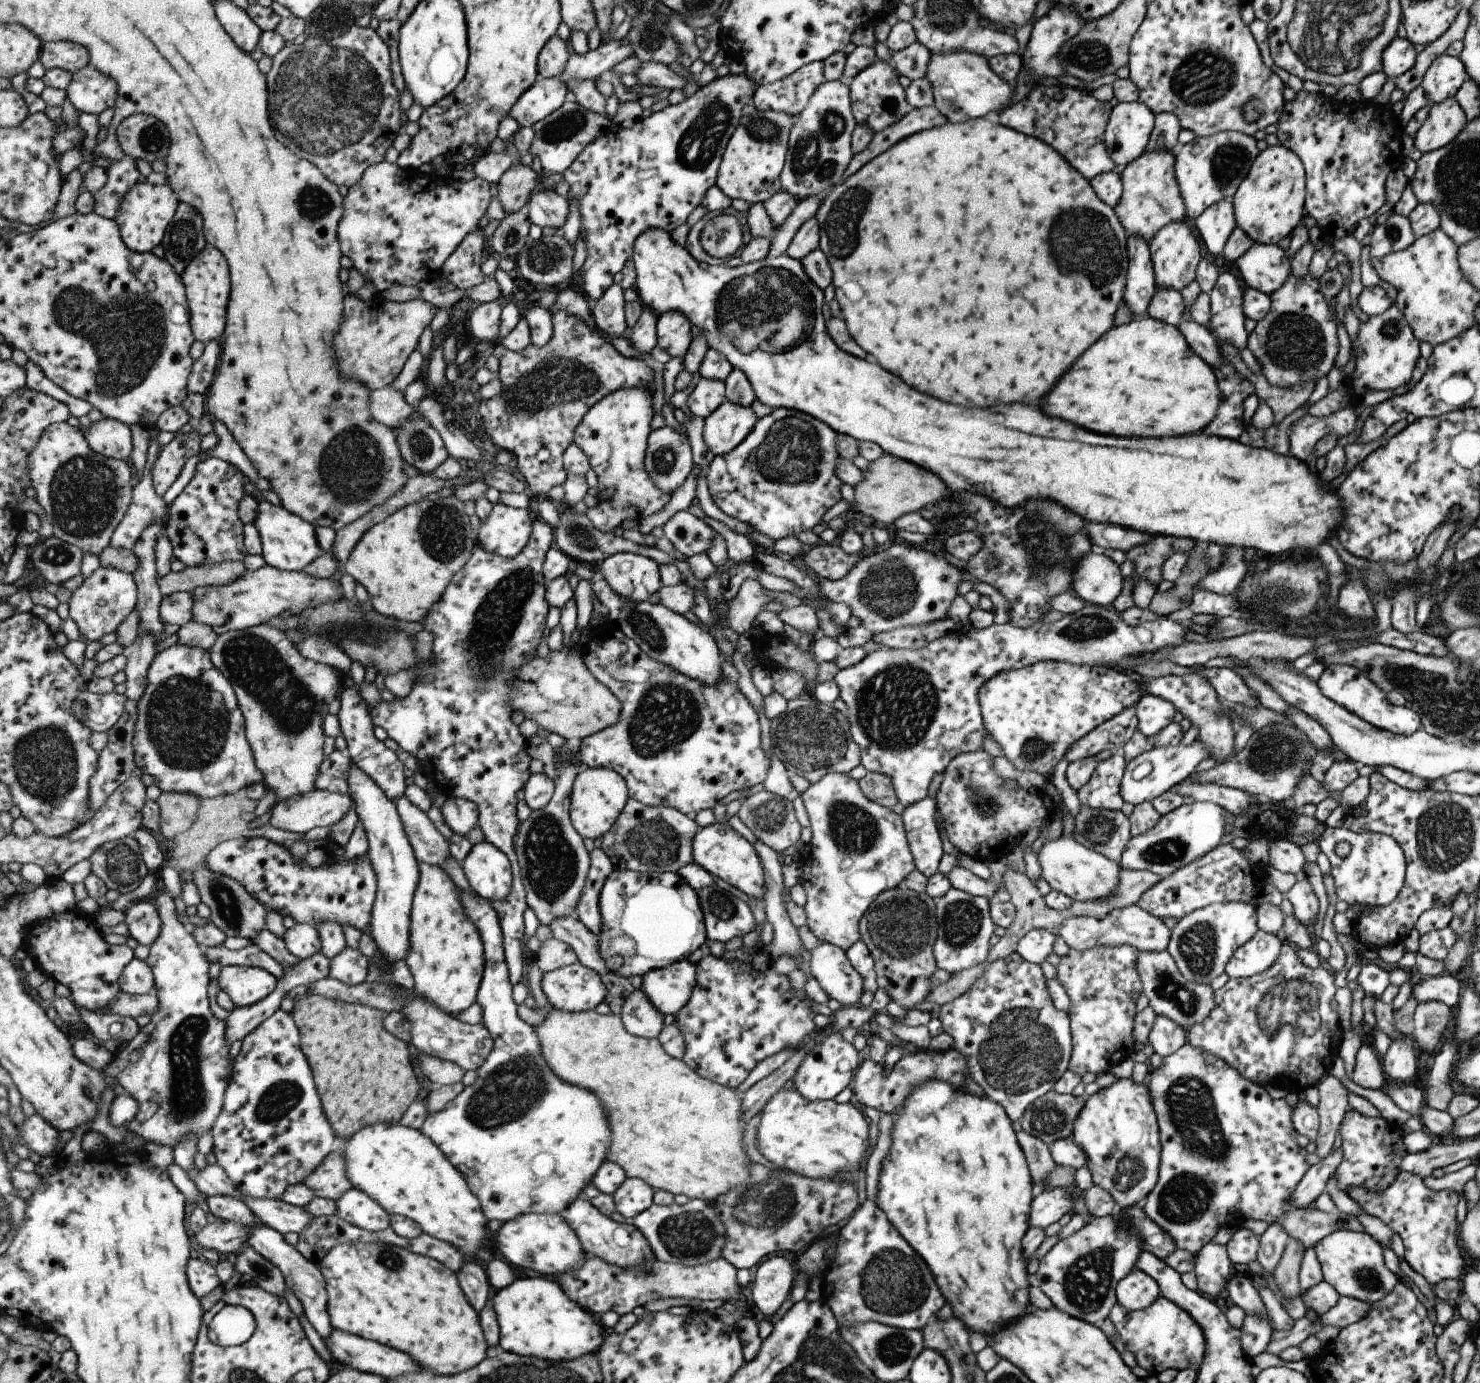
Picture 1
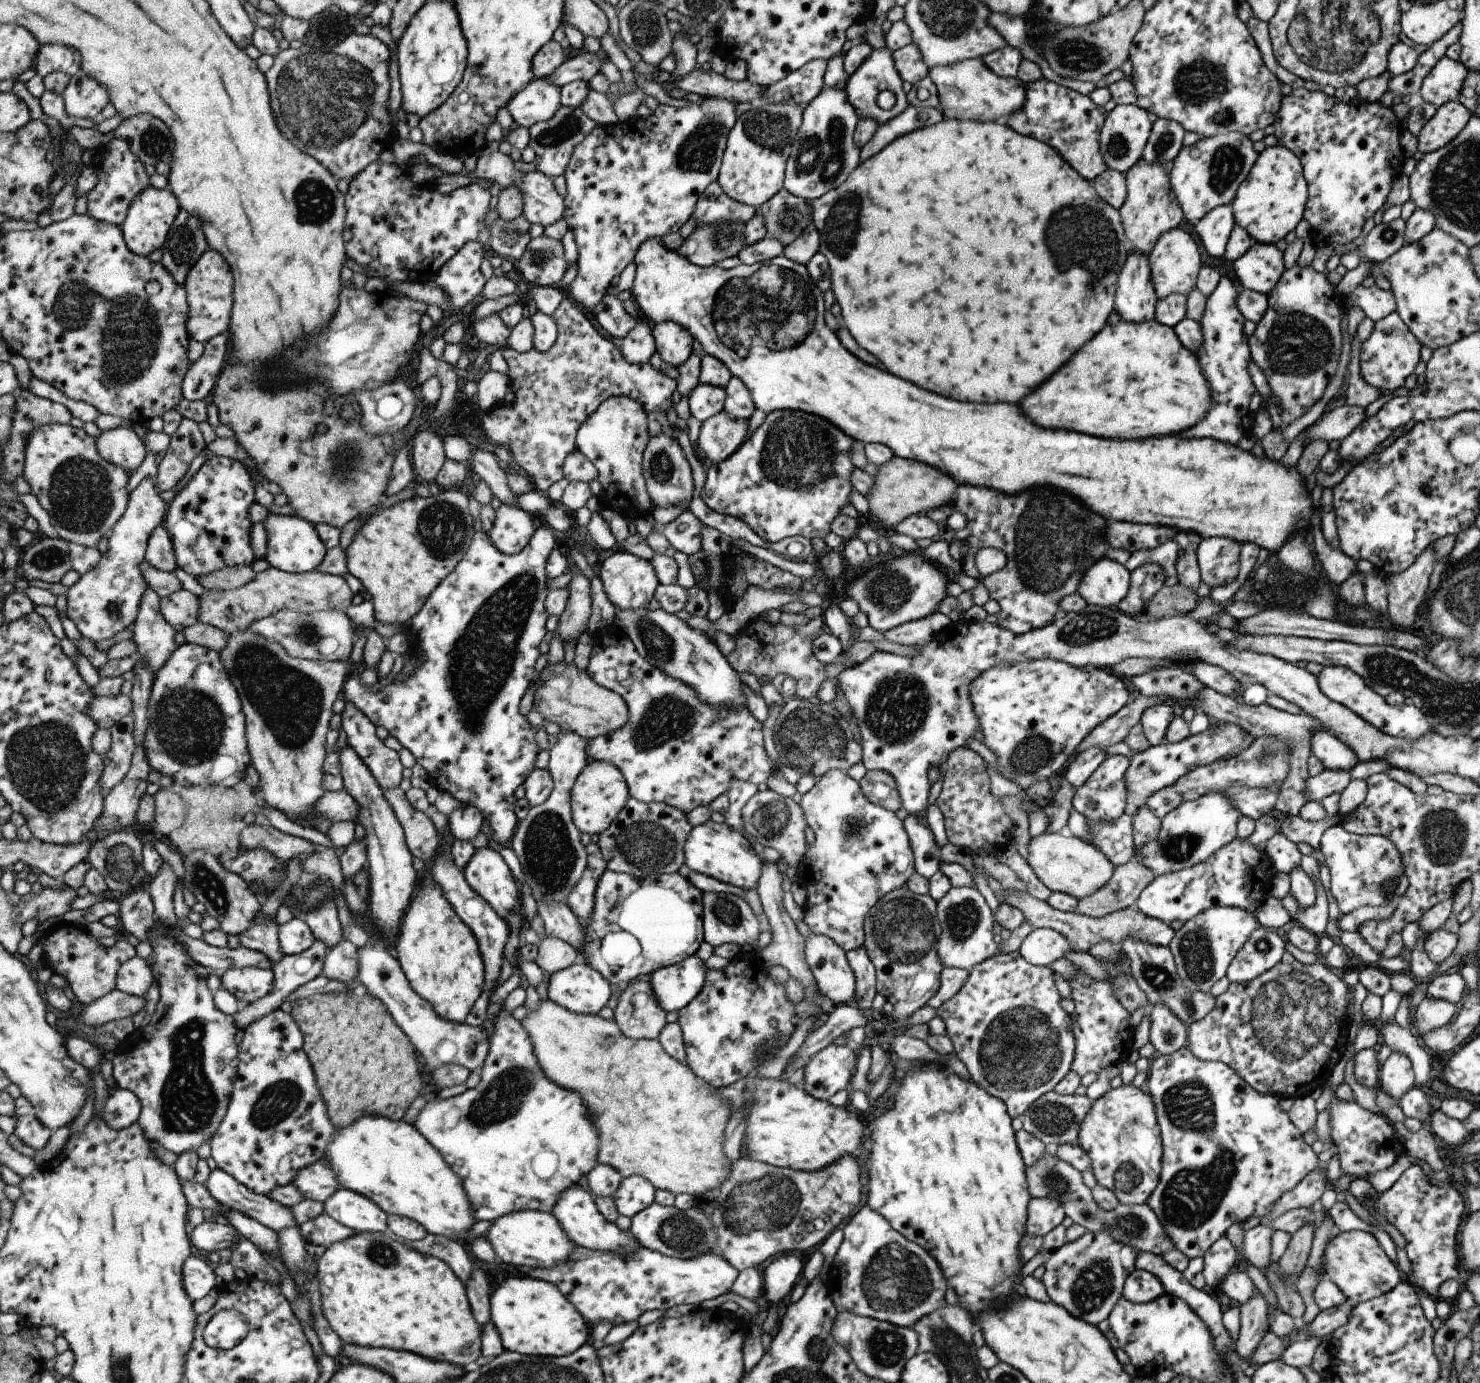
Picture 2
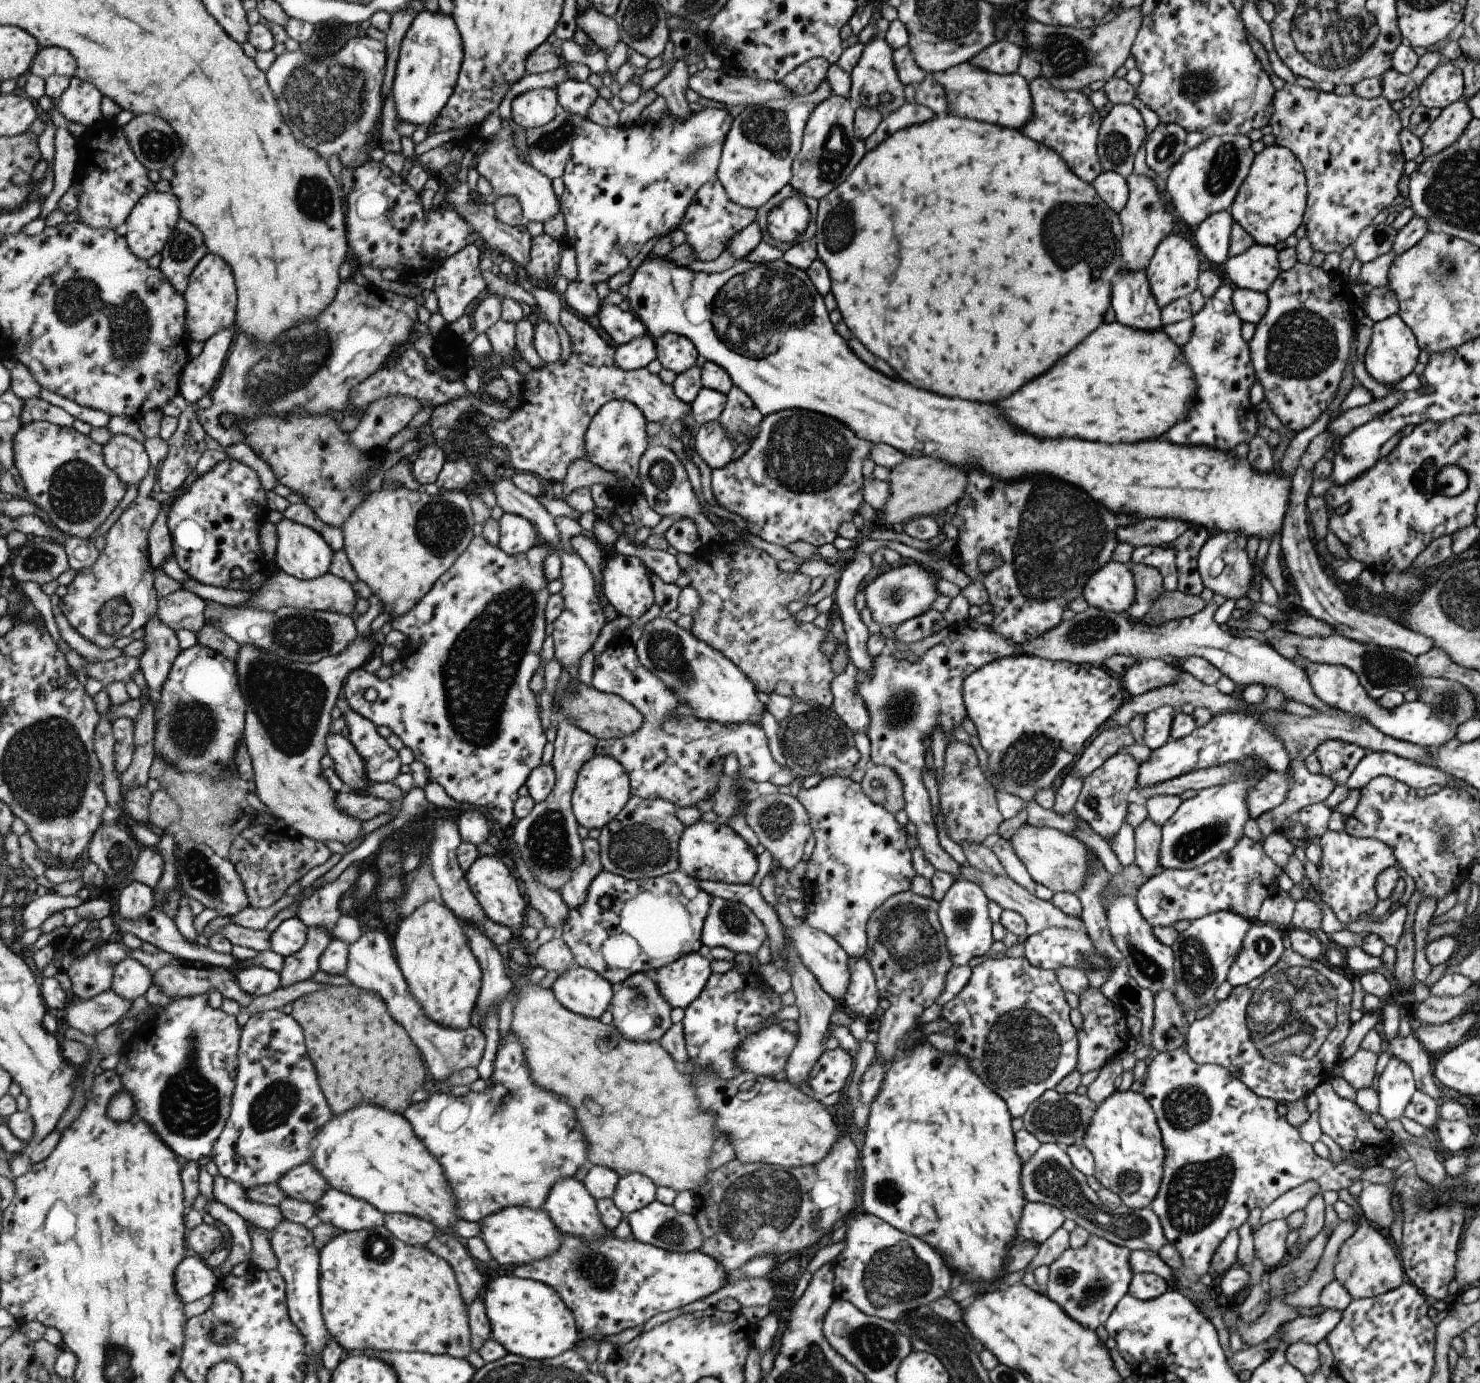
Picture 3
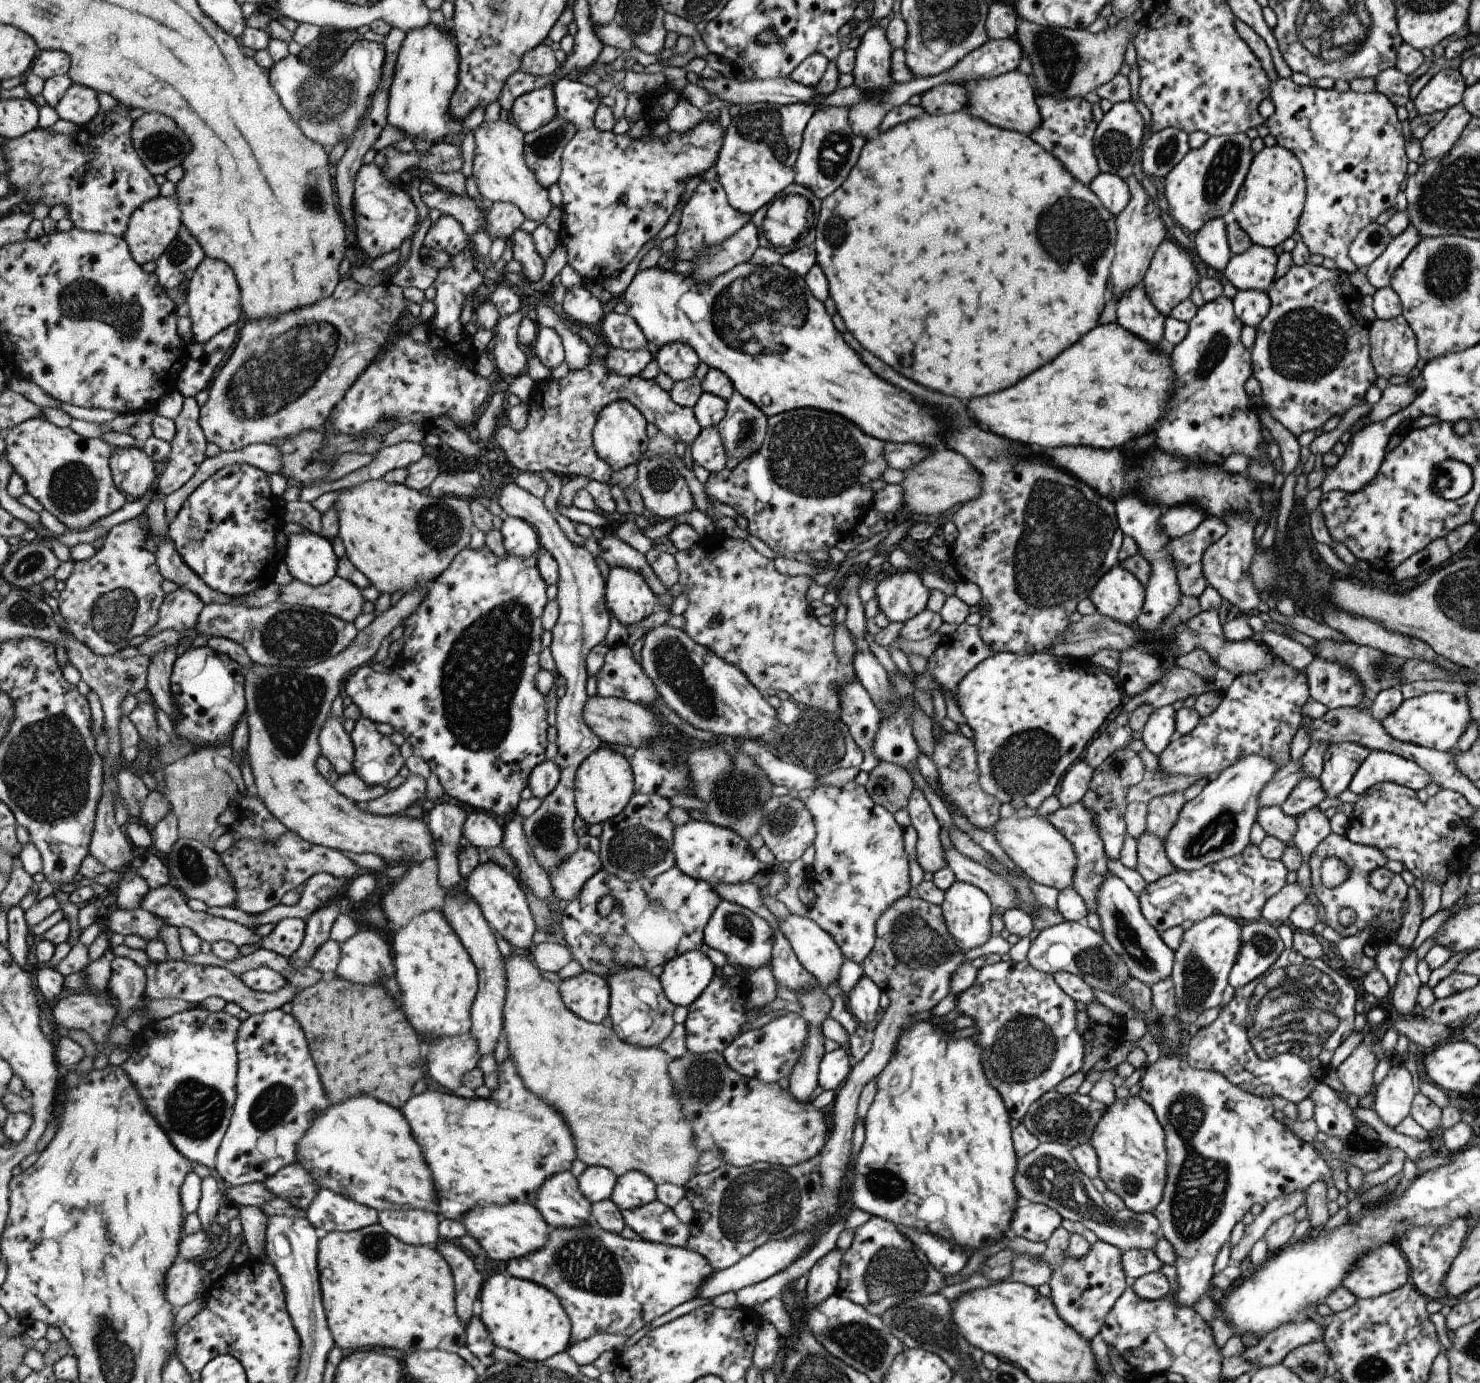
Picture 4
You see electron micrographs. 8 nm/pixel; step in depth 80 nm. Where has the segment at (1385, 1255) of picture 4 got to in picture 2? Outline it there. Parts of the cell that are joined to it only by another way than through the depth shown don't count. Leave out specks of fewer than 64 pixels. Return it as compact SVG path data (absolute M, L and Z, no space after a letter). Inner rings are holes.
M1338 1231L1325 1243L1322 1258L1326 1272L1325 1278L1335 1284L1353 1306L1385 1294L1404 1279L1396 1264L1389 1261L1377 1240L1369 1232Z

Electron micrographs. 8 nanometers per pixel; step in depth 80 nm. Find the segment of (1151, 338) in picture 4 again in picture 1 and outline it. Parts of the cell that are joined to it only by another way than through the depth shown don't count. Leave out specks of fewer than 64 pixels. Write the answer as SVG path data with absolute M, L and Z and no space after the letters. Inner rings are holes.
M1128 236L1126 254L1128 266L1120 302L1129 308L1134 319L1139 319L1146 316L1147 306L1156 290L1148 244L1139 236Z

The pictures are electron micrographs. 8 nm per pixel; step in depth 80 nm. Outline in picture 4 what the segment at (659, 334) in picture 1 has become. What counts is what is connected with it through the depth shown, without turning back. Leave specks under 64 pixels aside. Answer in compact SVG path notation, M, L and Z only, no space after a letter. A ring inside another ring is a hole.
M677 341L655 348L653 353L660 370L674 382L695 375L695 368L700 361L688 344Z

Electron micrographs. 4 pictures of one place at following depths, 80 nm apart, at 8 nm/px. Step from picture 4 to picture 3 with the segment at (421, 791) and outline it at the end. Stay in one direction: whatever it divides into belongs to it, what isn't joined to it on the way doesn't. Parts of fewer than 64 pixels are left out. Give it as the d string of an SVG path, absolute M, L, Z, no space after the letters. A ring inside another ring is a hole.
M353 790L337 792L339 796L336 802L344 813L350 817L355 817L360 821L369 820L379 814L393 811L394 807L386 800L374 797L373 795L363 795Z

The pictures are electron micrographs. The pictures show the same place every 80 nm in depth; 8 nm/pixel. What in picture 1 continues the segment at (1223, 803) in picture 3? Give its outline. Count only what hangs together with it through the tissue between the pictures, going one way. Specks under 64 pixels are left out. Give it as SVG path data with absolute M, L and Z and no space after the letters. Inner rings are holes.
M1196 801L1161 815L1152 828L1129 838L1118 866L1129 871L1150 871L1161 878L1169 877L1177 869L1199 859L1220 844L1224 835L1224 812L1214 803Z

